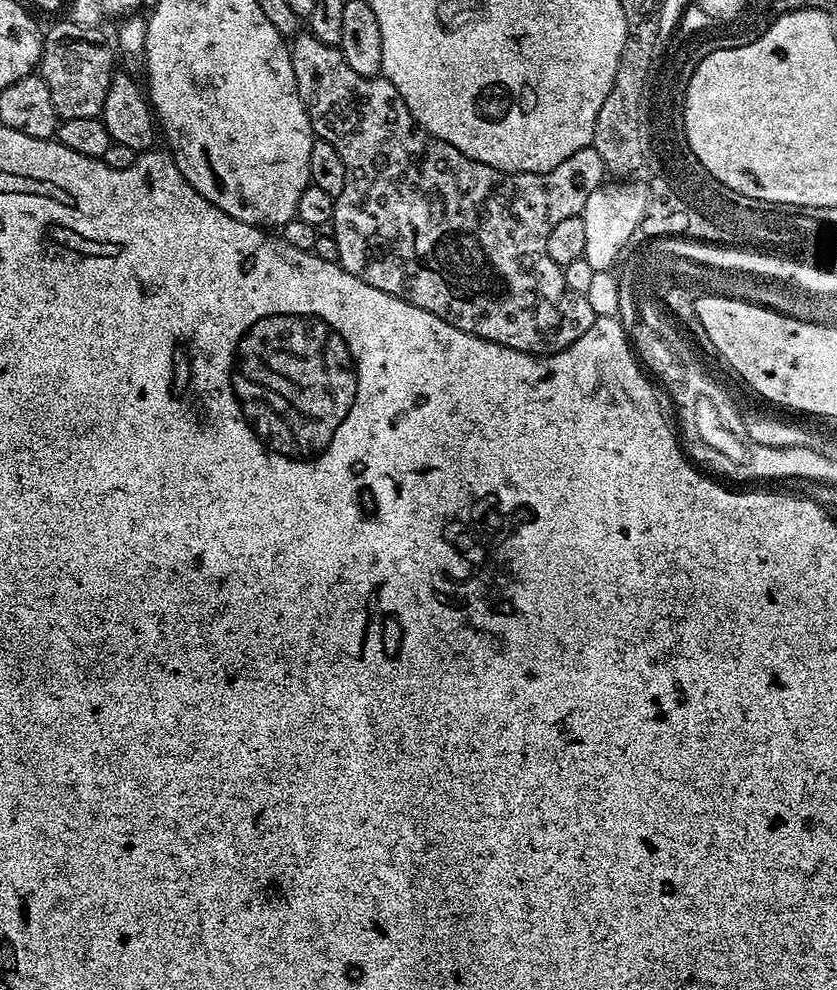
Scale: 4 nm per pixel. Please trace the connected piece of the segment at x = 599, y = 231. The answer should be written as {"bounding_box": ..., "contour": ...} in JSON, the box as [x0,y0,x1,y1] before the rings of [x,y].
{"bounding_box":[582,180,647,274],"contour":[[[637,180],[605,182],[590,194],[582,213],[586,231],[583,257],[598,274],[604,273],[617,260],[638,226],[643,225],[646,195],[647,191]]]}

